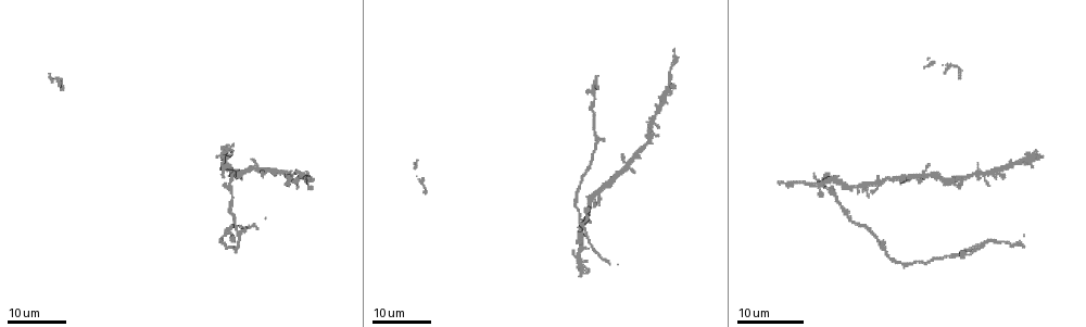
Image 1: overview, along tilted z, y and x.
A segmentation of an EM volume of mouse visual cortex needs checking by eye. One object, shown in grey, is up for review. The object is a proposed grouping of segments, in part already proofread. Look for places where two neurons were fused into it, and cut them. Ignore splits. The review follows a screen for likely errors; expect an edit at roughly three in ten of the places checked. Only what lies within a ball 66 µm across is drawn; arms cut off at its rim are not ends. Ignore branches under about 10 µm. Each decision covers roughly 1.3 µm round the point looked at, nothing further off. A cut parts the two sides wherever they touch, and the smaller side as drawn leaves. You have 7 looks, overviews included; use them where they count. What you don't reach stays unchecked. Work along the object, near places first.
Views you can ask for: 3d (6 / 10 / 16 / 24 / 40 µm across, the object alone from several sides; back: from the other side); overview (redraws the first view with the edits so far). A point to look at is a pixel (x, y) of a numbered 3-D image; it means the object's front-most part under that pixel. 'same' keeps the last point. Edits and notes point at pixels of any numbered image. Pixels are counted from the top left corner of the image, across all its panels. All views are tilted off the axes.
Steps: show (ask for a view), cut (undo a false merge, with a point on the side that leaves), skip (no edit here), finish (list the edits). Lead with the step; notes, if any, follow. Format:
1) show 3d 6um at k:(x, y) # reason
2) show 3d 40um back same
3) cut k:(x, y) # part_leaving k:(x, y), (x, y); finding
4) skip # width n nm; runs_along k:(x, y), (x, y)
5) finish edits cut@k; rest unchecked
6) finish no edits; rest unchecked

show 3d 24um at 1:(988, 172) # three-way junction

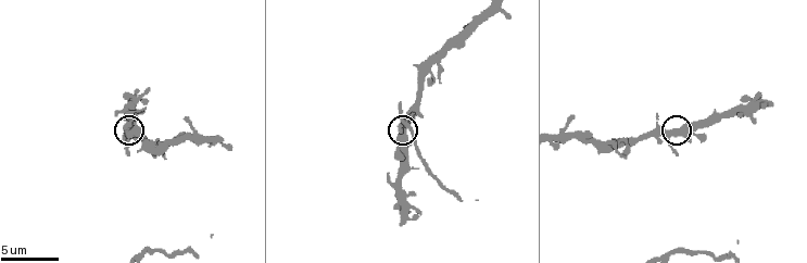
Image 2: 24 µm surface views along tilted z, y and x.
show 3d 6um at 2:(672, 134) # zoom in

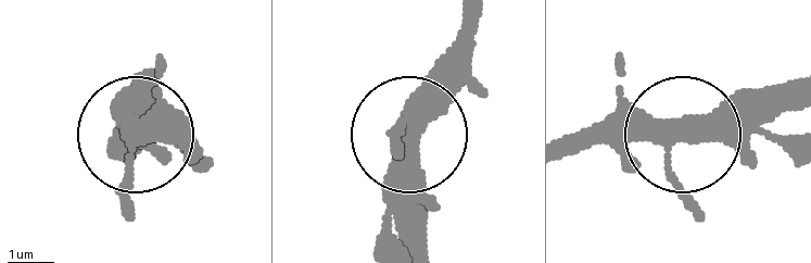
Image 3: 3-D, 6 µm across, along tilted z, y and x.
skip # runs_along 3:(136, 213), (123, 159), (152, 102), (155, 60); continuous, no second neuron

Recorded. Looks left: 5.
show 3d 16um at 1:(879, 243) # small branch off a trunk

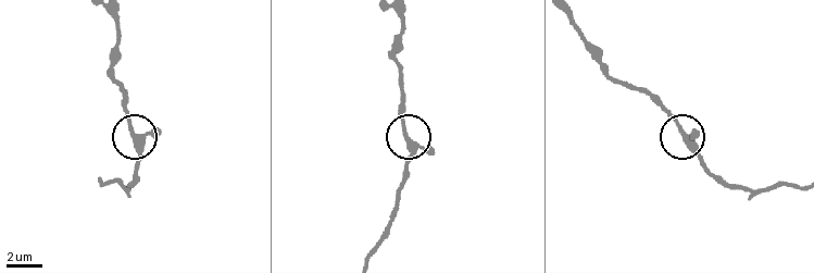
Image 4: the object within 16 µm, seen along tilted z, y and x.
show 3d 6um at 4:(405, 136)

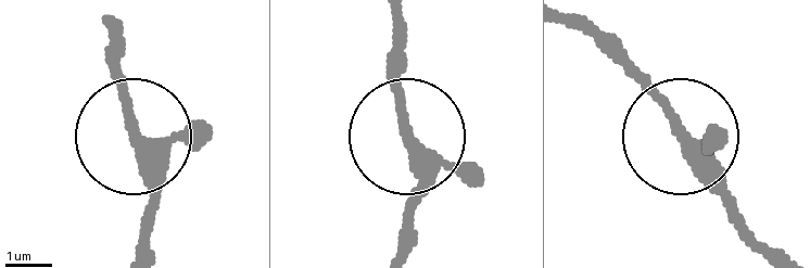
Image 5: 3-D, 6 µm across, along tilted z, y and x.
skip # arms 3; runs_along 5:(399, 246), (418, 161), (399, 100), (402, 30); continuous, no second neuron

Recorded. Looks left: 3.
show 3d 6um at 2:(727, 113) # three-way junction

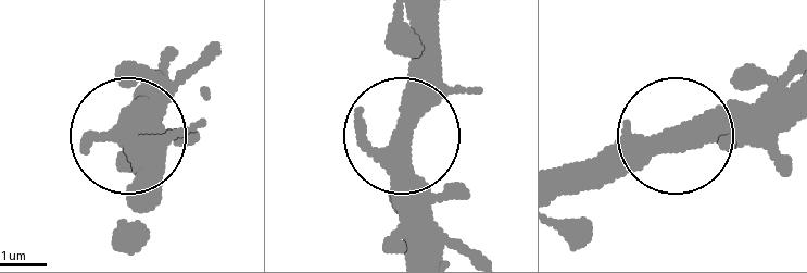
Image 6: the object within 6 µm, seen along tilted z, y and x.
skip # arms 3; runs_along 6:(134, 205), (133, 89); all the same neuron

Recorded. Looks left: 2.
finish no edits; rest unchecked

